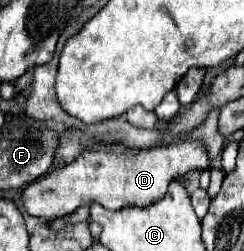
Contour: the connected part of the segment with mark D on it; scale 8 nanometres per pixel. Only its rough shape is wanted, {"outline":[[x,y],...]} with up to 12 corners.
{"outline":[[200,141],[84,151],[26,185],[32,217],[150,207],[208,171]]}

